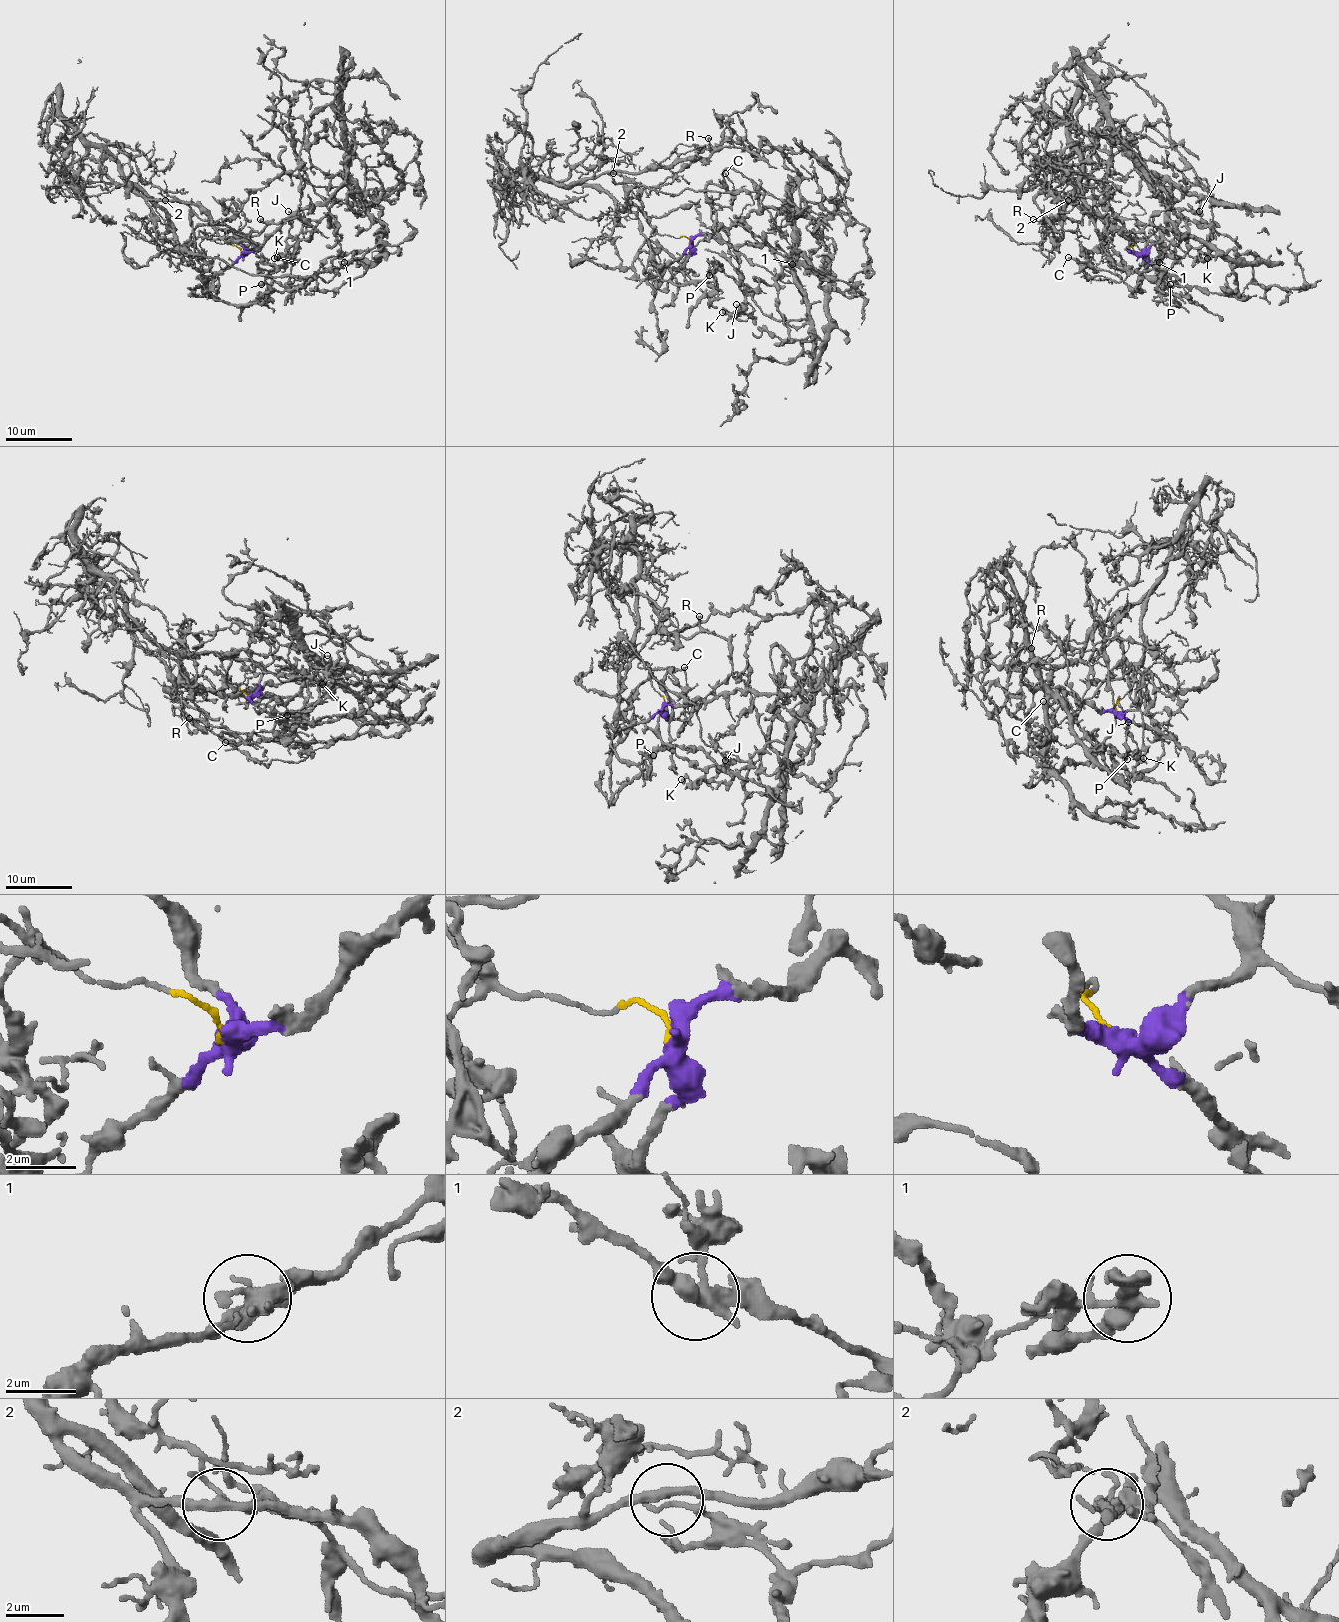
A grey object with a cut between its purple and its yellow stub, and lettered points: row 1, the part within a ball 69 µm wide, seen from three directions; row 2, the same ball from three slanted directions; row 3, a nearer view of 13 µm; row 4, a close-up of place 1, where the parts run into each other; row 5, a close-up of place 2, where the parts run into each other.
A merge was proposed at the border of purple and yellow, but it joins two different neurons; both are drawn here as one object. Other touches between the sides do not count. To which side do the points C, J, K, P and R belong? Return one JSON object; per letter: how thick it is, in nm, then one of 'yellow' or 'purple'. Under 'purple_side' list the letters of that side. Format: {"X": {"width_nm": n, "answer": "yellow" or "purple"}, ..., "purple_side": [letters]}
{"C": {"width_nm": 180, "answer": "purple"}, "J": {"width_nm": 180, "answer": "purple"}, "K": {"width_nm": 360, "answer": "purple"}, "P": {"width_nm": 380, "answer": "purple"}, "R": {"width_nm": 160, "answer": "yellow"}, "purple_side": ["C", "J", "K", "P"]}

